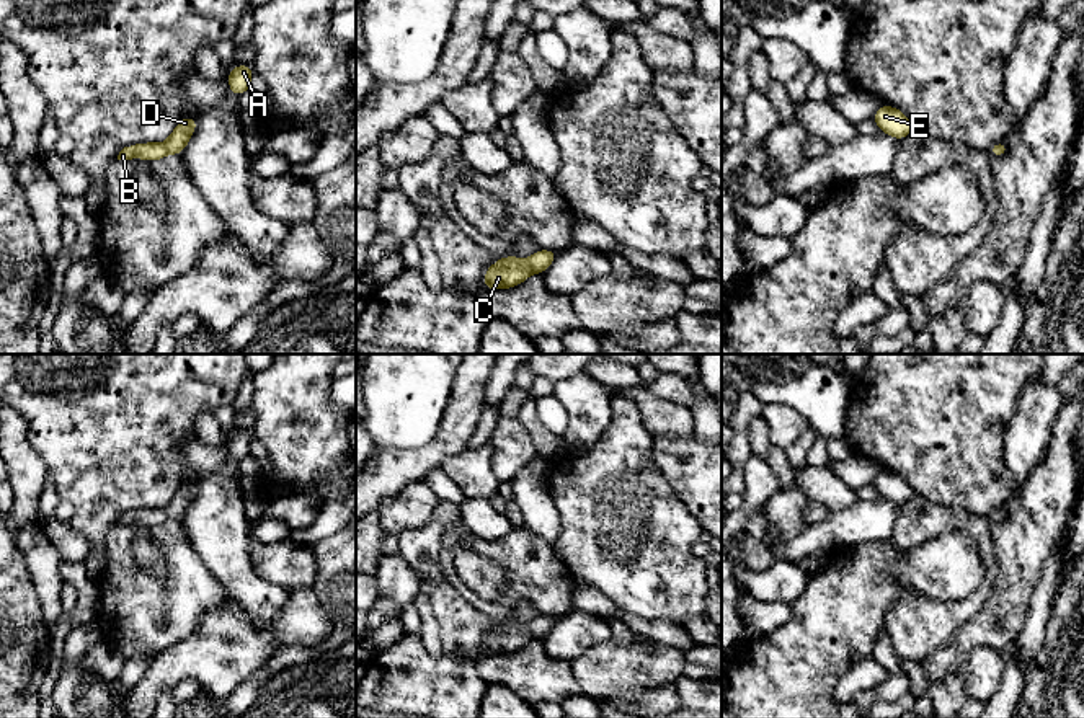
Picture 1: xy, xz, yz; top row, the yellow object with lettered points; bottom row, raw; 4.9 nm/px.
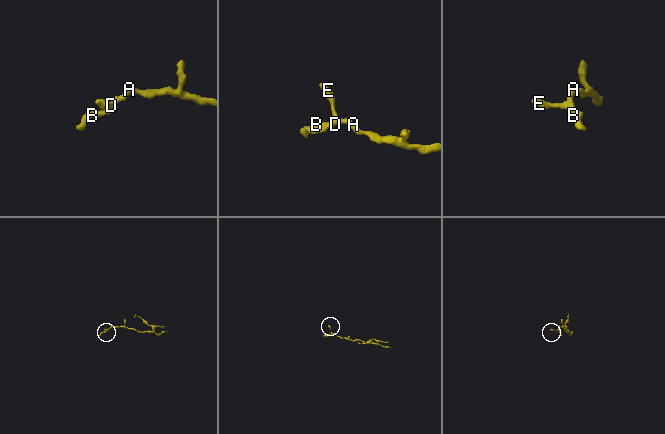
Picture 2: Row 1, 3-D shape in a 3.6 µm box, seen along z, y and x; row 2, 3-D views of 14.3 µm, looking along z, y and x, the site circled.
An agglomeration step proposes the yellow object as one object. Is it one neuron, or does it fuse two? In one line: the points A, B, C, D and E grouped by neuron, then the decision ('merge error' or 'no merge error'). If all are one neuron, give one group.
A B C D E; no merge error

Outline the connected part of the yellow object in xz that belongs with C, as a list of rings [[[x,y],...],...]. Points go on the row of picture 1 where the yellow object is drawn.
[[[537,250],[529,259],[506,256],[491,264],[485,276],[486,290],[509,289],[524,282],[532,273],[542,274],[558,256],[558,251]]]

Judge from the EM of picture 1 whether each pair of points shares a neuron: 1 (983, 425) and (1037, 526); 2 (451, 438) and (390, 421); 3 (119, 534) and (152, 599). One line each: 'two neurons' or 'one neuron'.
1: two neurons
2: two neurons
3: one neuron

